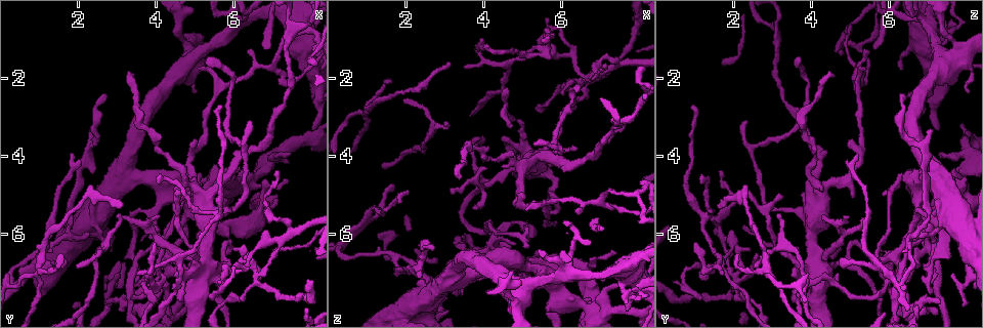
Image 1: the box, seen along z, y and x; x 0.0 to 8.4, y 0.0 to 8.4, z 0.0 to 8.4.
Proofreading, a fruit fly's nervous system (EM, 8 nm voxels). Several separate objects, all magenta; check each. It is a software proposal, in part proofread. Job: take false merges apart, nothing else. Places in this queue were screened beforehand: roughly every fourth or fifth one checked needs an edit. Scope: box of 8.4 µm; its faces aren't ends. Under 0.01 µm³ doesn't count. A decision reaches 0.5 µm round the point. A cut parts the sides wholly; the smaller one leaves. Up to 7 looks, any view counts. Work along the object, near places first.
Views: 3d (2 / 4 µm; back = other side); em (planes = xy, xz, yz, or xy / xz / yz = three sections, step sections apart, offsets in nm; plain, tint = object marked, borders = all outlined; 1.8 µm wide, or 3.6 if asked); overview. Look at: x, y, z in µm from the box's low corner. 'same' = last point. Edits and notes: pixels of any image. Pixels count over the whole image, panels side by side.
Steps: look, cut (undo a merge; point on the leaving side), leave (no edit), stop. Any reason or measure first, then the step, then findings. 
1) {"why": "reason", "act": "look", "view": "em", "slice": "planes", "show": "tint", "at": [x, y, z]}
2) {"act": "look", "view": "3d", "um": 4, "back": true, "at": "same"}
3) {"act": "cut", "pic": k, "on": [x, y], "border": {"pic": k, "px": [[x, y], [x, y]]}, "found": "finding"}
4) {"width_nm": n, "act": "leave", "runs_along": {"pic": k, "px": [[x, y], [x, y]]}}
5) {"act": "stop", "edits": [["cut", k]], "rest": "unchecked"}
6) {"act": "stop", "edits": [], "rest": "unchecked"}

{"why": "thin arm on a thick one", "act": "look", "view": "3d", "um": 4, "at": [2.50, 5.70, 7.40]}

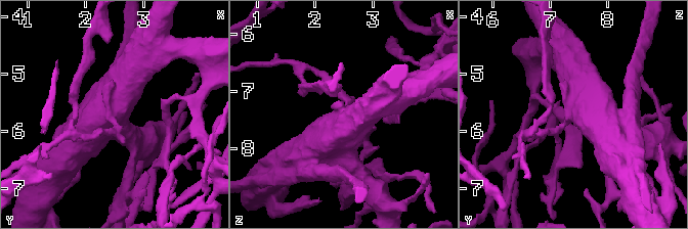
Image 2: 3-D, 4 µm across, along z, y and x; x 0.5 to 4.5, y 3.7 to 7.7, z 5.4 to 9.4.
{"arms": 4, "act": "look", "view": "em", "um": 3.6, "slice": "xy", "step": 16, "show": "tint", "at": [2.50, 5.75, 7.40]}

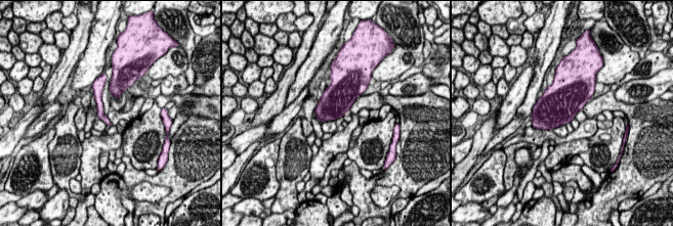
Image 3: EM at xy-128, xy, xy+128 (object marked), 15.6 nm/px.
{"why": "another direction", "act": "look", "view": "em", "um": 3.6, "slice": "planes", "show": "borders", "at": "same"}

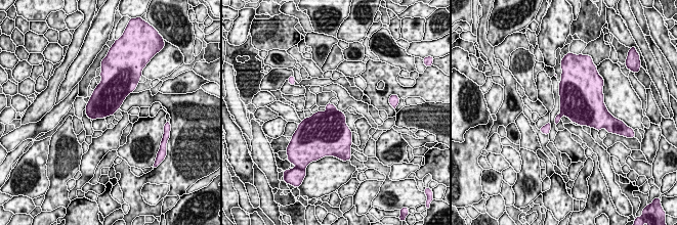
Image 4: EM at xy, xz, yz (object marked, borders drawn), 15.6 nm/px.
{"act": "cut", "pic": 4, "on": [329, 106], "found": "a second neuron is stuck on"}

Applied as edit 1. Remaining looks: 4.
{"act": "look", "view": "em", "slice": "planes", "show": "tint", "at": [6.65, 7.15, 2.05]}

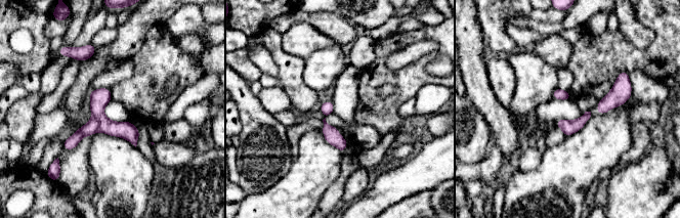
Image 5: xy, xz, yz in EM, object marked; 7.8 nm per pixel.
{"act": "cut", "pic": 5, "on": [126, 130], "border": {"pic": 5, "px": [[102, 113], [97, 118], [97, 130]]}, "found": "two neurons meet here"}

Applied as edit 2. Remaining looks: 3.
{"act": "stop", "edits": [["cut", 4], ["cut", 5]], "rest": "unchecked"}

